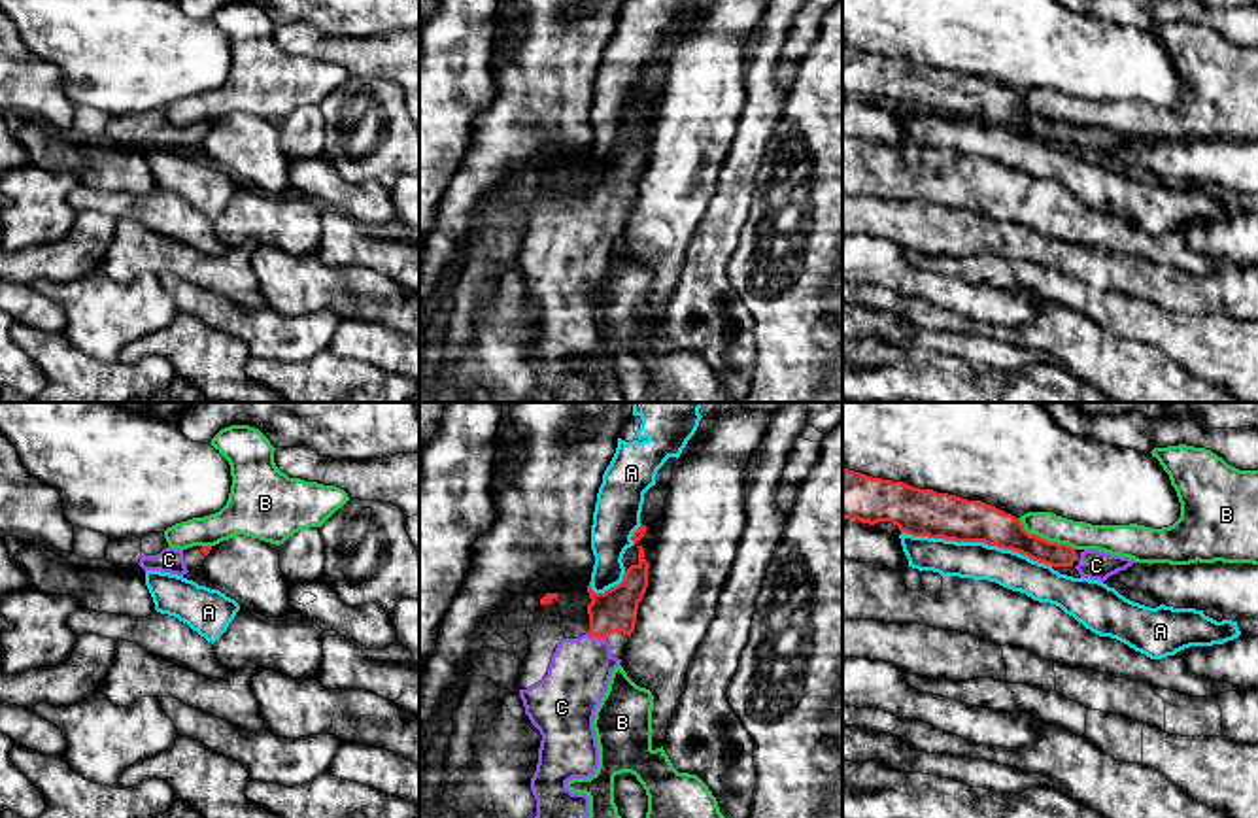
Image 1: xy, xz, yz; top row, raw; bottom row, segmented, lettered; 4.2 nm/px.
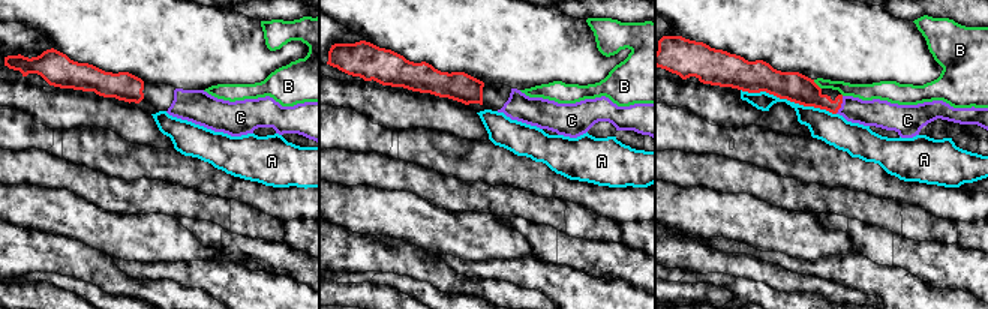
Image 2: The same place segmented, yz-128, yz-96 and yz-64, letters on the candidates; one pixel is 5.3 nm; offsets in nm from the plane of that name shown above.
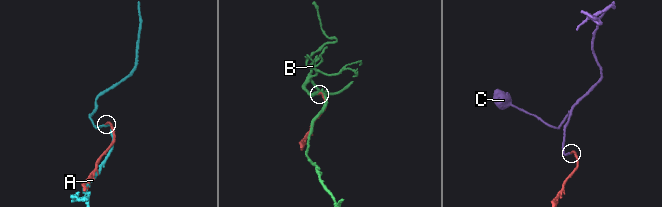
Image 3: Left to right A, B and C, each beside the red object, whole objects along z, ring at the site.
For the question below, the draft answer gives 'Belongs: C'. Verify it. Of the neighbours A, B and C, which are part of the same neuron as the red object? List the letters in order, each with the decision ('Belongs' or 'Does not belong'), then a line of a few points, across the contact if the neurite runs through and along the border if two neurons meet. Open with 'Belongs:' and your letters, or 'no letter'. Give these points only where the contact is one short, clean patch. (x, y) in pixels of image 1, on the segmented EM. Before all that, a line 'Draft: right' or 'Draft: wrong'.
Draft: right
Belongs: C
A: Does not belong
B: Does not belong
C: Belongs. Line: xz (612, 611), (595, 635), (592, 652), (580, 669)

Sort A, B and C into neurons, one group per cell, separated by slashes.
A / B / C

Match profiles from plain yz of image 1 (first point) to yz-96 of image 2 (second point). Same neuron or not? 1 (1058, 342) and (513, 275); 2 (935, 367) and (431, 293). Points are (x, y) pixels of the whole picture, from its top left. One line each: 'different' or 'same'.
1: same
2: same

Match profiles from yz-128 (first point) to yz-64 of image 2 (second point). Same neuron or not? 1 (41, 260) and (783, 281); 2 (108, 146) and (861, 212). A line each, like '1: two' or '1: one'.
1: one
2: two

